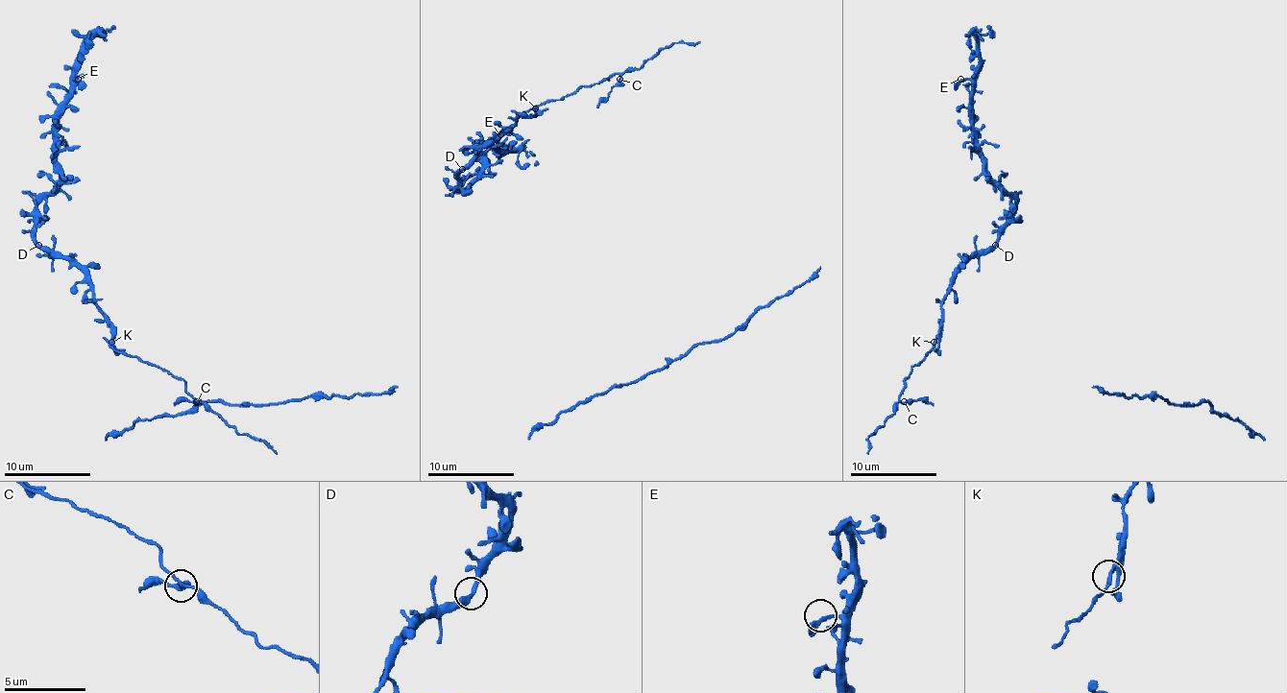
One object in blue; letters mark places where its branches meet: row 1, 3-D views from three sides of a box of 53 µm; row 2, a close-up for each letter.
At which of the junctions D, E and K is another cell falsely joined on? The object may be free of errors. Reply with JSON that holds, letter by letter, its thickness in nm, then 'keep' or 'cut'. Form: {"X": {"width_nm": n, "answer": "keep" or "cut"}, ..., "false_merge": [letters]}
{"D": {"width_nm": 320, "answer": "keep"}, "E": {"width_nm": 280, "answer": "keep"}, "K": {"width_nm": 220, "answer": "cut"}, "false_merge": ["K"]}

